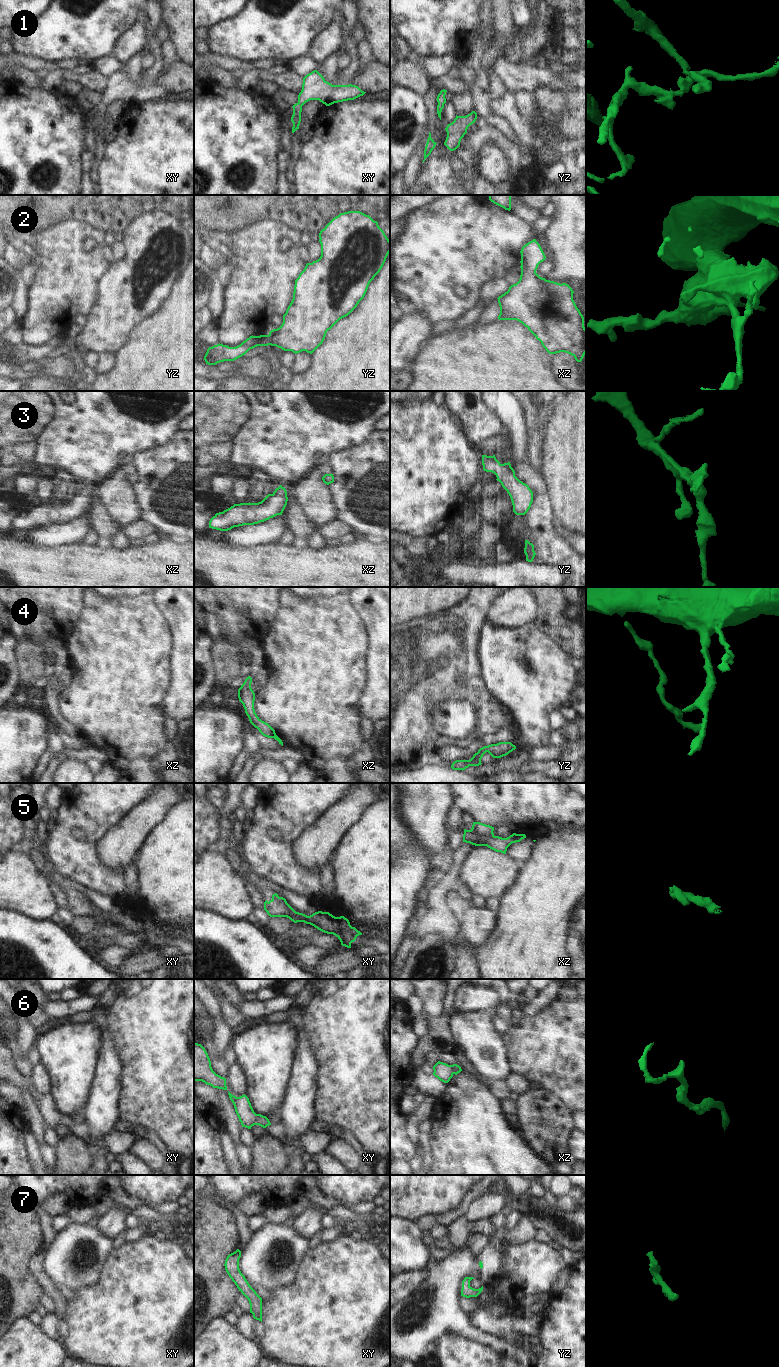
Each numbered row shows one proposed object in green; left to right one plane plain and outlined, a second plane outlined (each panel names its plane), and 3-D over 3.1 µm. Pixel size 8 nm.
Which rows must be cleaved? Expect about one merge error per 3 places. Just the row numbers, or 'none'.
none

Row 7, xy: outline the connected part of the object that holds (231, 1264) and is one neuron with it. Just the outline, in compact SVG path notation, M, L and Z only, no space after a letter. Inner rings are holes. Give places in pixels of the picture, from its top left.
M239 1249L229 1254L225 1260L225 1270L239 1291L248 1299L250 1313L253 1314L253 1318L262 1322L262 1298L250 1286L245 1276L241 1273L239 1269L240 1257L241 1251Z

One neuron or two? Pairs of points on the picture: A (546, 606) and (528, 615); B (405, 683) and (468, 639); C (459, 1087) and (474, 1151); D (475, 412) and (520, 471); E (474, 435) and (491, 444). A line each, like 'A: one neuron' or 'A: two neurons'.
A: two neurons
B: one neuron
C: one neuron
D: two neurons
E: two neurons

